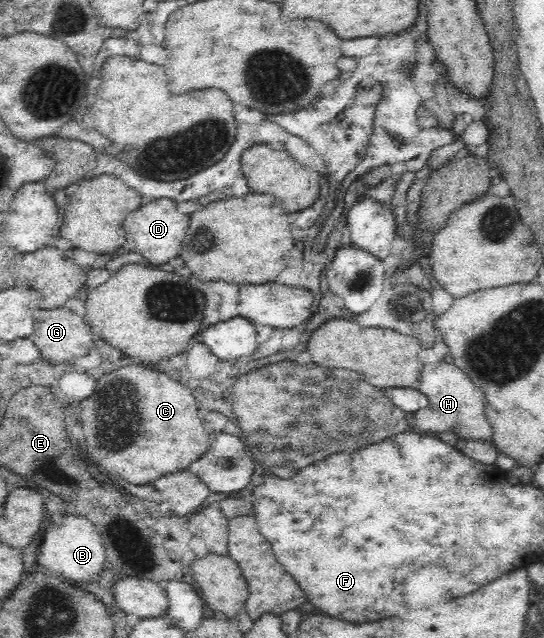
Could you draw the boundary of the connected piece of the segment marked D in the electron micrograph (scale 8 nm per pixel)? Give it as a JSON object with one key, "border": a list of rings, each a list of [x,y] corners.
{"border":[[[167,198],[156,199],[132,211],[124,221],[124,231],[135,244],[134,252],[140,253],[150,265],[162,265],[168,259],[179,256],[188,233],[188,215],[180,215],[174,201]]]}

